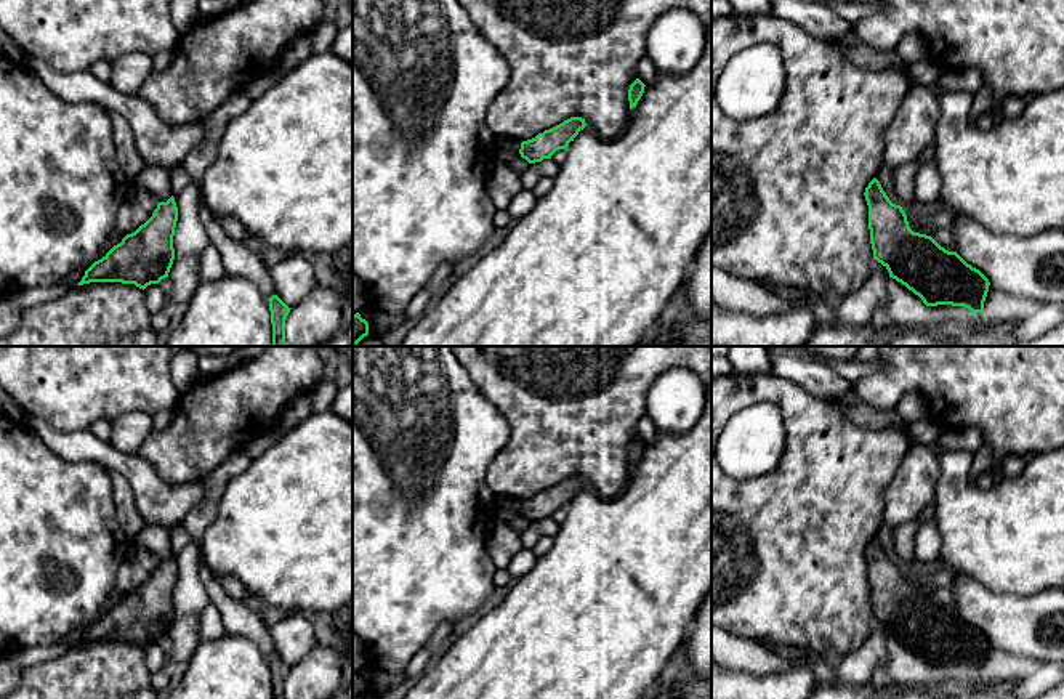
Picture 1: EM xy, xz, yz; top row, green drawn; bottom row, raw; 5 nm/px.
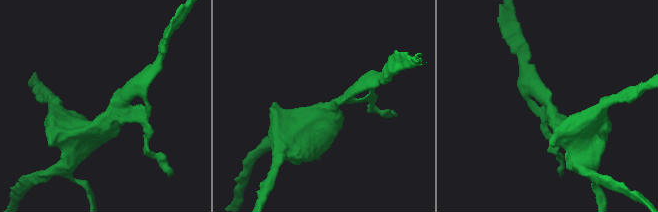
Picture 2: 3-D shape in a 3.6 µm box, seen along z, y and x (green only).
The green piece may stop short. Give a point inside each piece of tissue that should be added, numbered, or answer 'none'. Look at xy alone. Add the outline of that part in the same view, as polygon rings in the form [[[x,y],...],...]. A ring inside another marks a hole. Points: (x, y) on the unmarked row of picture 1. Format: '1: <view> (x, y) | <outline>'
none

